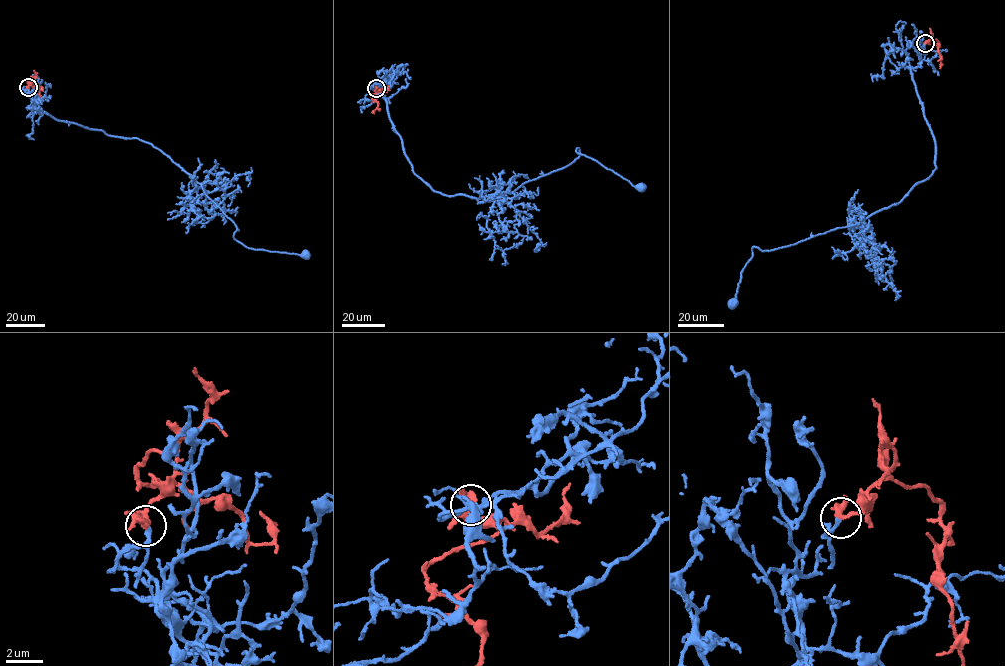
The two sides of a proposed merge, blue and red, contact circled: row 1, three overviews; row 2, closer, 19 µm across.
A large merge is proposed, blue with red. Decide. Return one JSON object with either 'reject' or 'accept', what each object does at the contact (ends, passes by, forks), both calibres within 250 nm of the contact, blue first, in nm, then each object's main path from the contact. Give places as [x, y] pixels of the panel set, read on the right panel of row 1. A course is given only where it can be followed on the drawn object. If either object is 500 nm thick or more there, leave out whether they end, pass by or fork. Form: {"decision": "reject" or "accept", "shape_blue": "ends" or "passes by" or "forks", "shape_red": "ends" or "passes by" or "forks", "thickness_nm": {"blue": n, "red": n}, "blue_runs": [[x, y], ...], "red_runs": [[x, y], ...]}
{"decision": "accept", "shape_blue": "passes by", "shape_red": "forks", "thickness_nm": {"blue": 160, "red": 240}, "blue_runs": [[926, 43], [910, 73], [933, 138], [936, 168], [897, 204], [861, 222], [786, 247], [754, 246], [732, 305]], "red_runs": [[926, 43], [931, 38], [938, 41], [940, 68]]}

